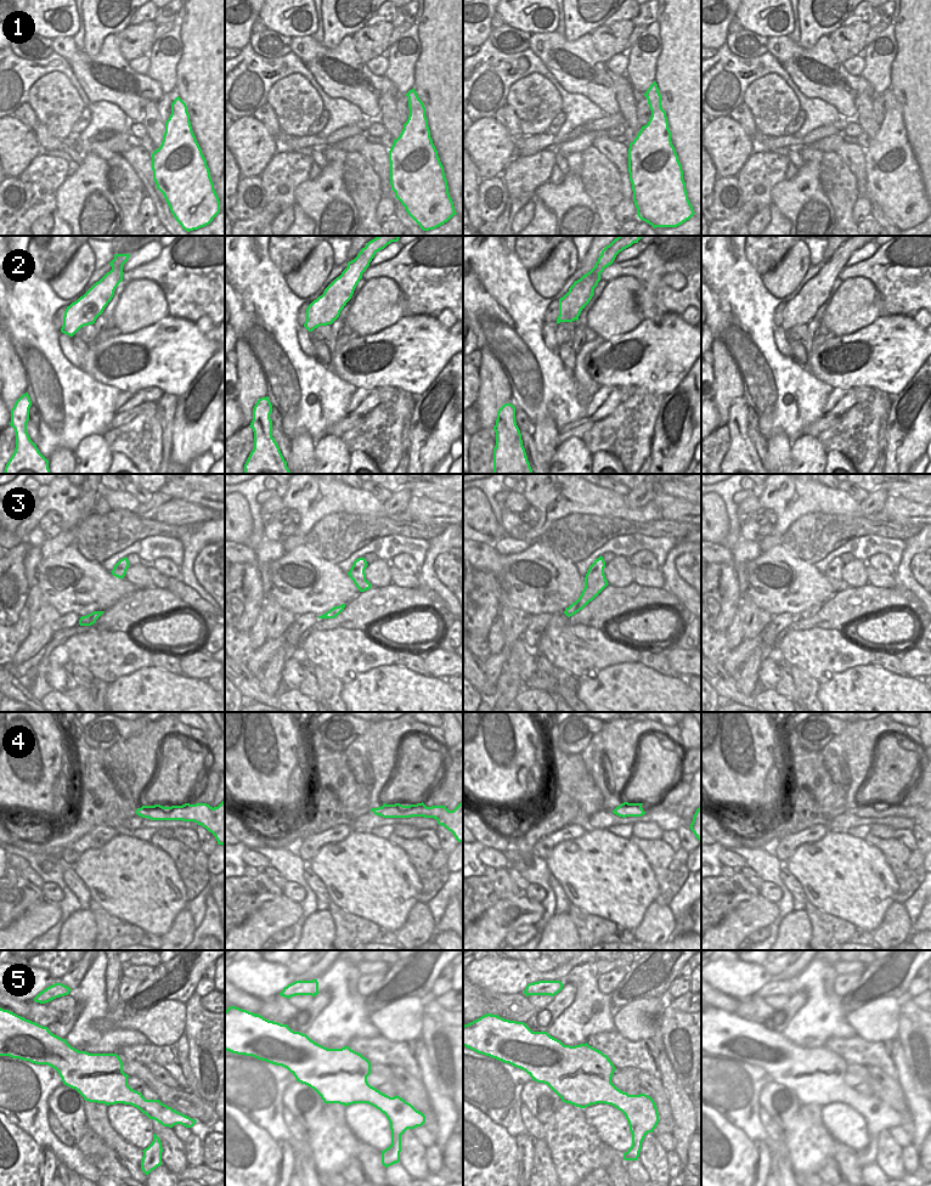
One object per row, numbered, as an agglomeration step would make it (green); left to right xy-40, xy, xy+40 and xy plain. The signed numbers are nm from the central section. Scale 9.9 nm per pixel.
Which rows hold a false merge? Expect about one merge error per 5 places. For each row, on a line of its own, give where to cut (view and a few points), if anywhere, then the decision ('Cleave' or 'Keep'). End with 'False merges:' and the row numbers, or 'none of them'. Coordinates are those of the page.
1: No split. Keep
2: No split. Keep
3: No split. Keep
4: No split. Keep
5: No split. Keep
False merges: none of them

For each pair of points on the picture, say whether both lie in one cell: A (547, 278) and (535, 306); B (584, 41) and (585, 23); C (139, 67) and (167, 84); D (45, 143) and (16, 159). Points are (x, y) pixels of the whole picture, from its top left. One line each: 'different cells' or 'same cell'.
A: different cells
B: different cells
C: different cells
D: different cells

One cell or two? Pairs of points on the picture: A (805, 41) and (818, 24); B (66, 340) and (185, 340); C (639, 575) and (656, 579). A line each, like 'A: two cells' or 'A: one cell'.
A: one cell
B: one cell
C: one cell

